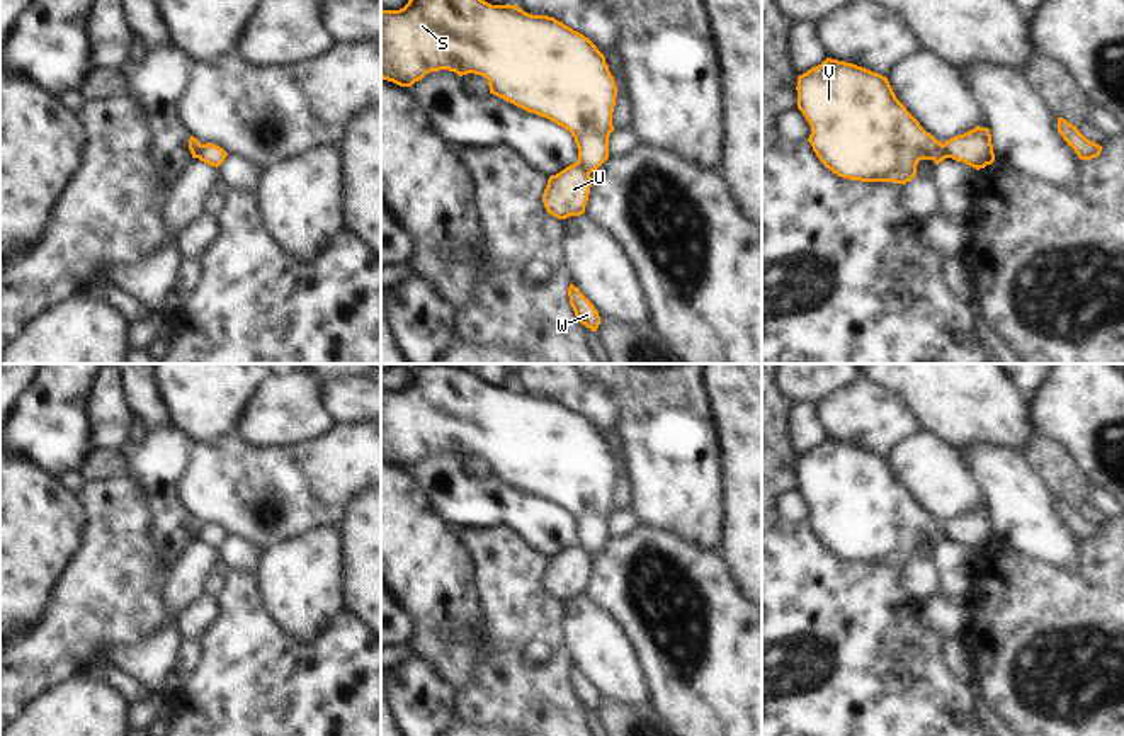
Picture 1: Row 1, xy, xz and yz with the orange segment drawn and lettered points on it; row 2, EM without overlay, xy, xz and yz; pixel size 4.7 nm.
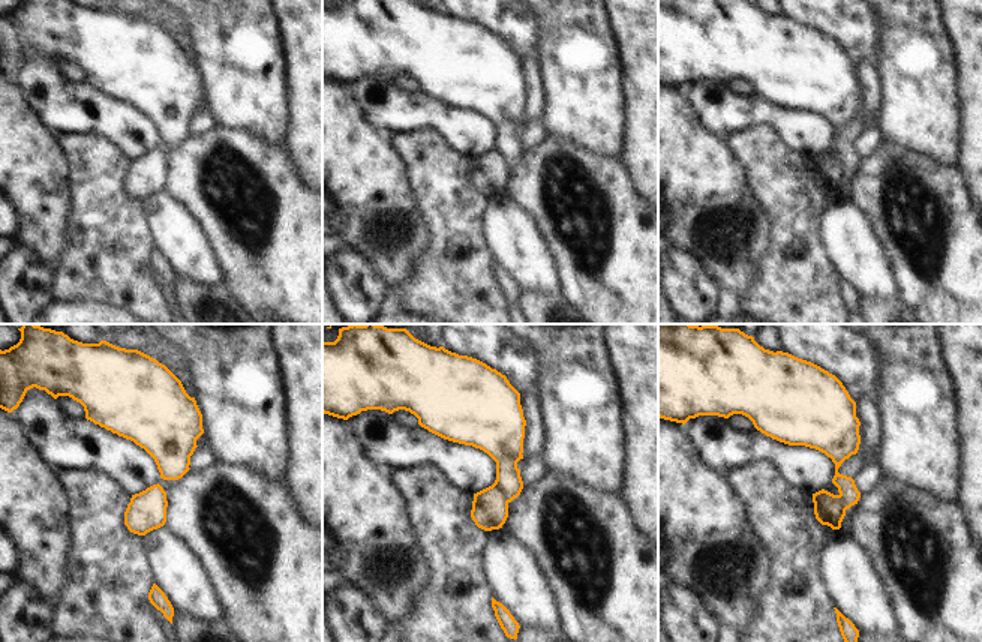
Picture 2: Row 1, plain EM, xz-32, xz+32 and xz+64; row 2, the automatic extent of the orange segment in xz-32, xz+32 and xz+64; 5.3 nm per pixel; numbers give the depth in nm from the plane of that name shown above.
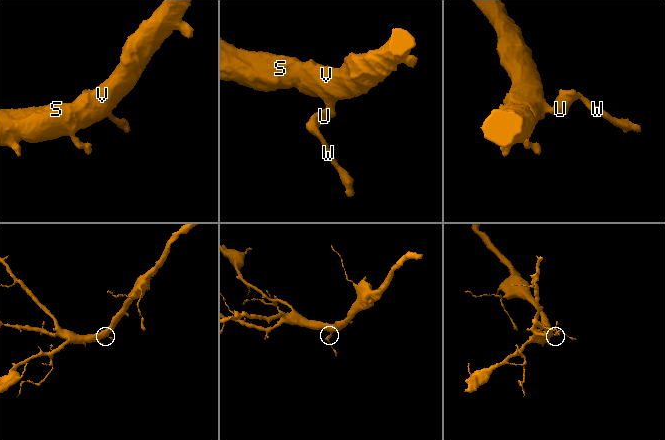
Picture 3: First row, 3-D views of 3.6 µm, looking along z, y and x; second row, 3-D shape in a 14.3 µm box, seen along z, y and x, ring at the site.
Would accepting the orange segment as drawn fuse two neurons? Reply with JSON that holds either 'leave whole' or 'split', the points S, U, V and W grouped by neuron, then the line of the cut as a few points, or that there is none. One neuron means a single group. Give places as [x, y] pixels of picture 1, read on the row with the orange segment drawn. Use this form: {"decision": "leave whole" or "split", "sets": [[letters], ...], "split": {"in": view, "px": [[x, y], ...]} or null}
{"decision": "split", "sets": [["S", "V"], ["U", "W"]], "split": {"in": "yz", "px": [[942, 145], [949, 157]]}}

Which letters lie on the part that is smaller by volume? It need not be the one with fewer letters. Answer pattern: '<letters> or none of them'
U, W

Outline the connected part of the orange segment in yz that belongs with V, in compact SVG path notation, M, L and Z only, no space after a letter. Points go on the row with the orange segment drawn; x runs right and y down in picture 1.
M826 58L798 76L796 90L811 126L808 141L838 177L905 185L920 160L939 165L949 158L879 73Z

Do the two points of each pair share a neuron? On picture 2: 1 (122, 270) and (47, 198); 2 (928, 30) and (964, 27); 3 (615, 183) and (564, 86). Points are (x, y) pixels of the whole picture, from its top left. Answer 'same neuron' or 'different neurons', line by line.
1: different neurons
2: different neurons
3: different neurons

